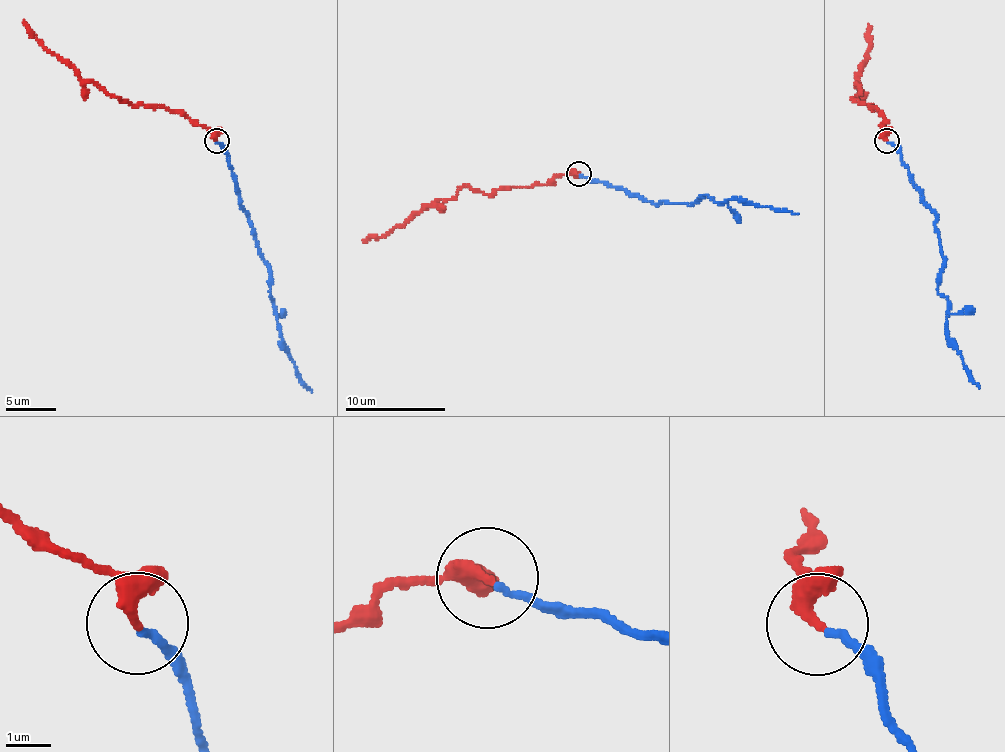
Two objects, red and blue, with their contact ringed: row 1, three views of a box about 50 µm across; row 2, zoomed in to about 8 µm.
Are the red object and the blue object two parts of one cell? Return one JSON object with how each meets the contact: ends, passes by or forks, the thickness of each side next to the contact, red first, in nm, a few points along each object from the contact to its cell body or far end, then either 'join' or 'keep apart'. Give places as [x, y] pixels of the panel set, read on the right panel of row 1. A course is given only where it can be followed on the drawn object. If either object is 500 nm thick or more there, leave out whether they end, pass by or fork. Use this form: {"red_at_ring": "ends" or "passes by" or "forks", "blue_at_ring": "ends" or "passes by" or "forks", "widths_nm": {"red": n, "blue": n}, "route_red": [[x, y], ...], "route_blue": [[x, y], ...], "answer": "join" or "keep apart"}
{"red_at_ring": "passes by", "blue_at_ring": "ends", "widths_nm": {"red": 280, "blue": 150}, "route_red": [[887, 140], [882, 128], [883, 113], [853, 100], [860, 90], [857, 85], [869, 48], [868, 24]], "route_blue": [[887, 142], [900, 155], [920, 202], [936, 217], [942, 264], [937, 291], [947, 299], [948, 341], [979, 388]], "answer": "join"}

